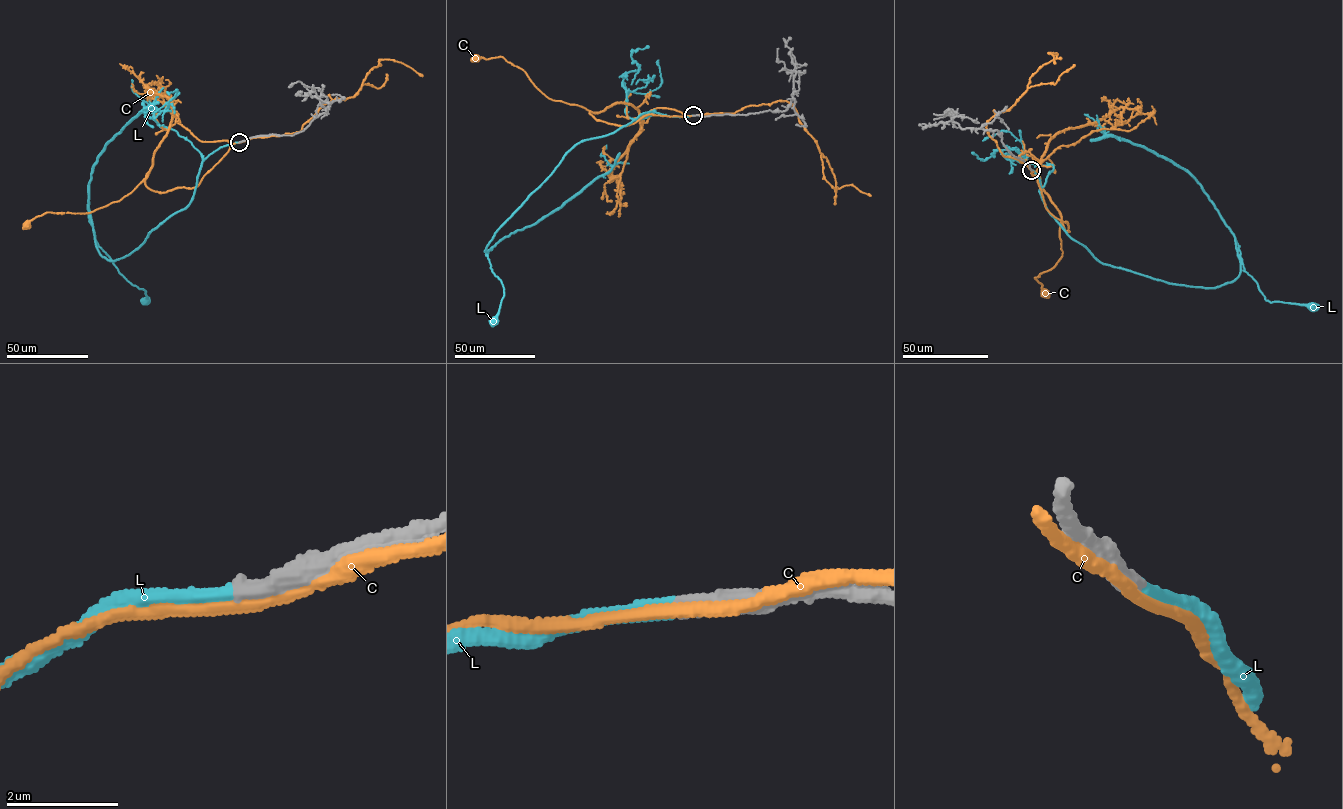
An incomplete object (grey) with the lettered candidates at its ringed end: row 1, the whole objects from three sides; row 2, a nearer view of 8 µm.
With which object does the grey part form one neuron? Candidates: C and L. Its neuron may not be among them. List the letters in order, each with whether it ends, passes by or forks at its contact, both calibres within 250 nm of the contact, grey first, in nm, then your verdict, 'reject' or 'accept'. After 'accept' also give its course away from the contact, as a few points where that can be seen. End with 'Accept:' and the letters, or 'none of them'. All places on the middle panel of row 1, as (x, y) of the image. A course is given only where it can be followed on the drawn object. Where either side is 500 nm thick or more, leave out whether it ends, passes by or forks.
C: it passes by | 360/260 nm | reject
L: it ends | 380/300 nm | accept | via (693, 115), (645, 112), (564, 156), (485, 251), (491, 250), (485, 253), (504, 289), (493, 320)
Accept: L

